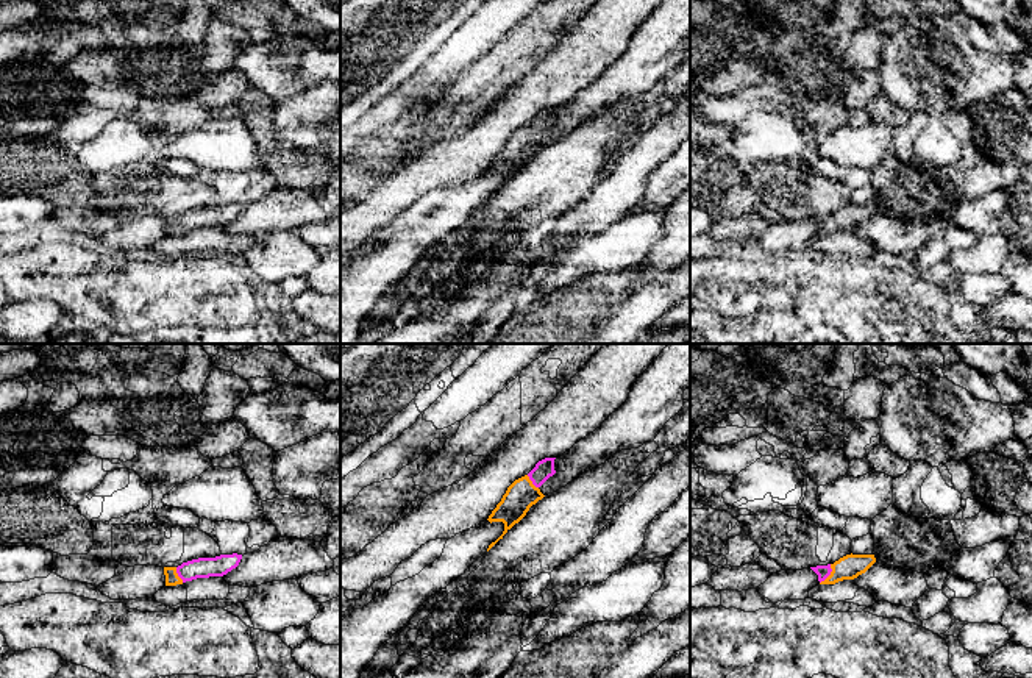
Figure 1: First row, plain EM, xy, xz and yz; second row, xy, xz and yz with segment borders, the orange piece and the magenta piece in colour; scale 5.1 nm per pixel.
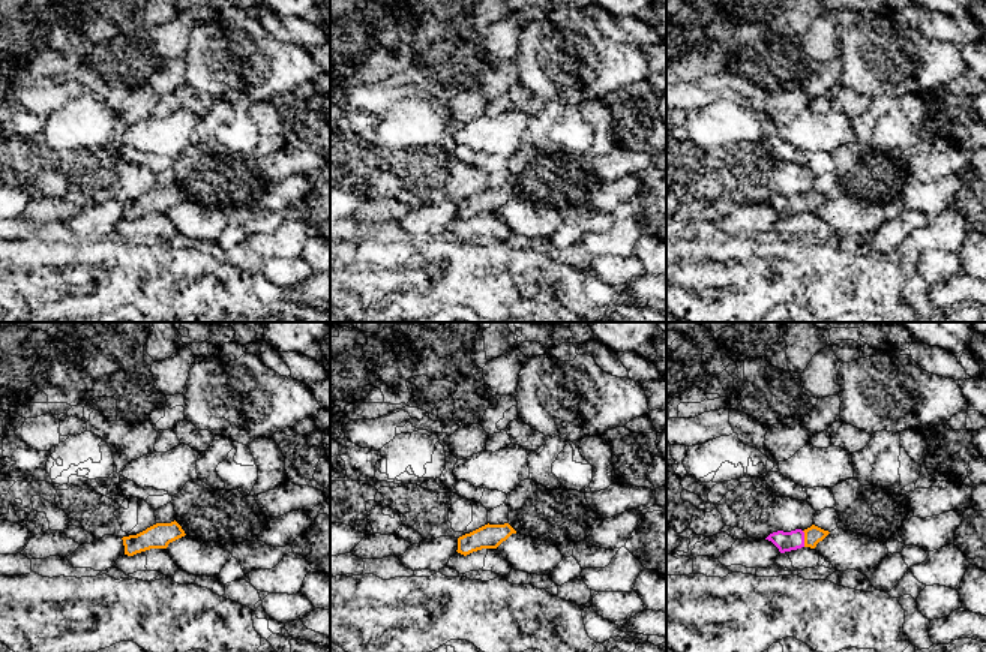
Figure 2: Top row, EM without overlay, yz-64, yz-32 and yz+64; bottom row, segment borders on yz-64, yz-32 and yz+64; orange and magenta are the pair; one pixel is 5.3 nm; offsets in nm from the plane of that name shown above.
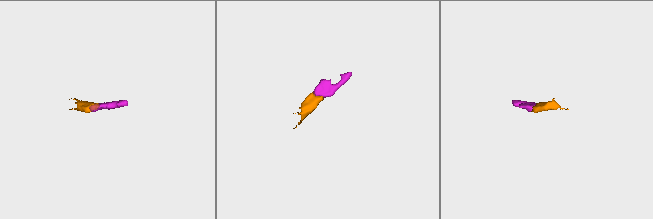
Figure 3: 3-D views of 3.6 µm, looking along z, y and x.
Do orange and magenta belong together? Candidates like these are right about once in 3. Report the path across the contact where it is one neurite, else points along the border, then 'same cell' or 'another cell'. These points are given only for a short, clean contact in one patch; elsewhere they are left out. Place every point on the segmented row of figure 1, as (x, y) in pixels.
across yz (848, 567), (831, 574), (823, 572) | same cell

